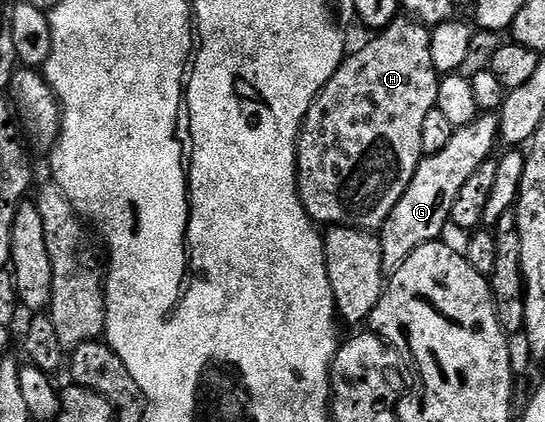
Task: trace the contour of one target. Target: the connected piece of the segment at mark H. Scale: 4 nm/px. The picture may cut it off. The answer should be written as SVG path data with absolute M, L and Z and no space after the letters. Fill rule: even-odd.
M397 18L393 24L379 29L376 36L365 48L360 48L356 53L345 55L339 70L326 82L326 86L318 94L318 98L310 106L308 116L300 128L300 141L296 143L296 185L300 188L300 201L308 216L320 226L339 226L341 228L358 228L361 230L378 230L390 218L390 210L398 206L398 198L406 194L414 174L418 170L421 160L424 159L422 150L422 126L426 122L426 114L436 108L438 102L438 86L442 76L436 71L434 61L430 59L431 31L419 20L411 18Z

